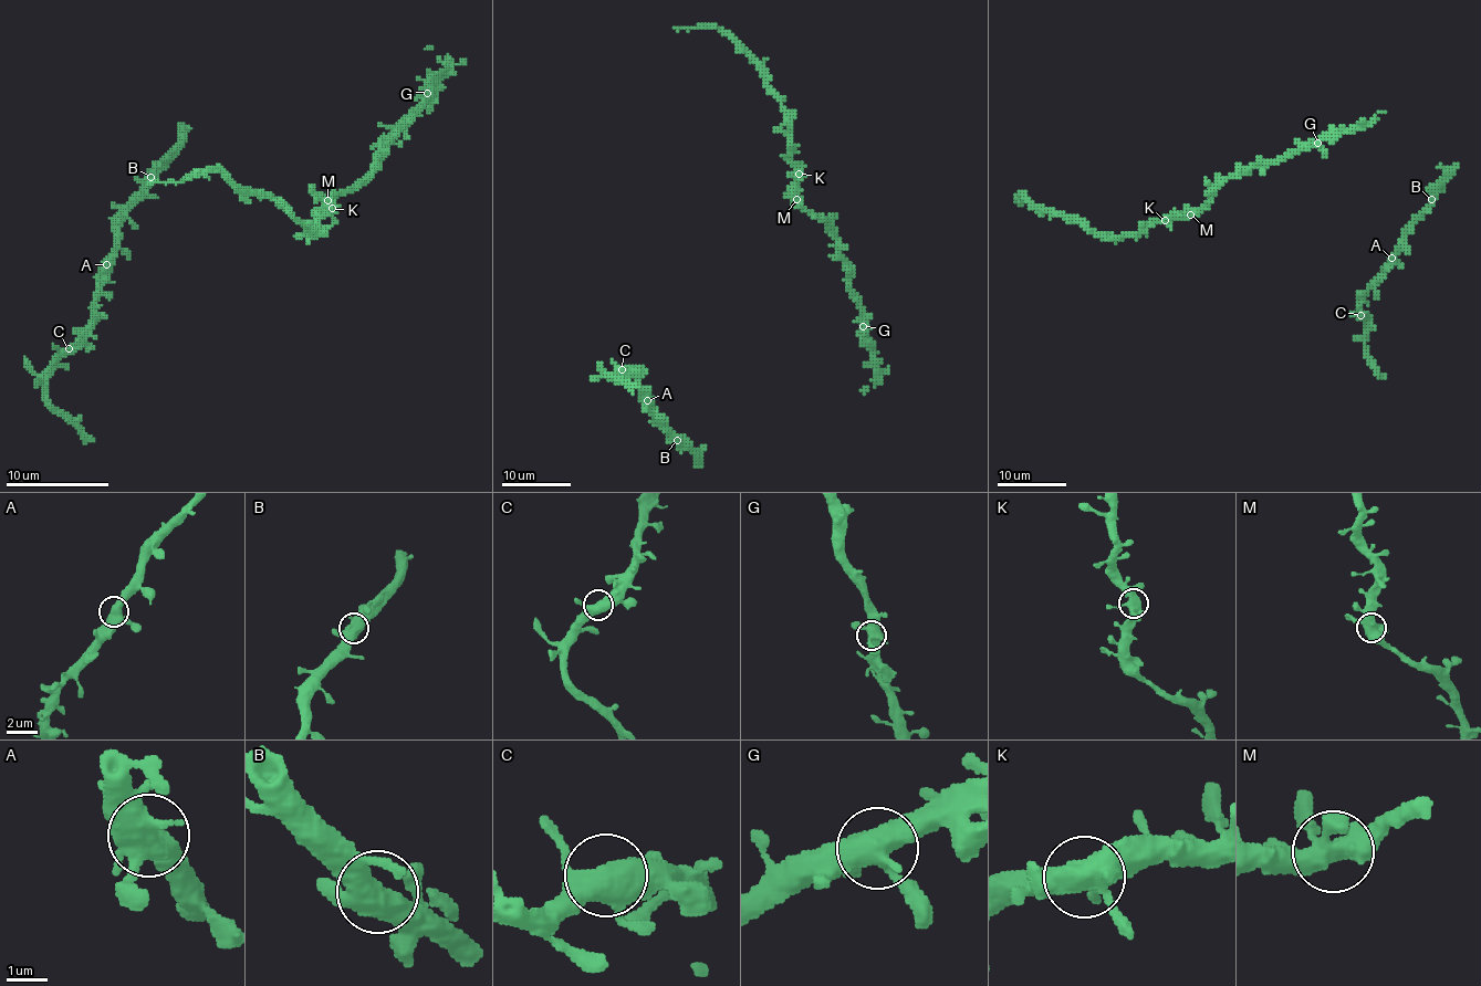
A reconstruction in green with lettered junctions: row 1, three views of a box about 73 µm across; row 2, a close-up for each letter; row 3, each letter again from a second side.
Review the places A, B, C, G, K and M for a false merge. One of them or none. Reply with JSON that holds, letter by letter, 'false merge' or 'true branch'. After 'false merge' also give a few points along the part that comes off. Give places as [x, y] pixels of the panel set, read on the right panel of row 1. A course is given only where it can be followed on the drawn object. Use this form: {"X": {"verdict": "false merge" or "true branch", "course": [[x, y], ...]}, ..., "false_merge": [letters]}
{"A": {"verdict": "true branch"}, "B": {"verdict": "true branch"}, "C": {"verdict": "true branch"}, "G": {"verdict": "true branch"}, "K": {"verdict": "true branch"}, "M": {"verdict": "true branch"}, "false_merge": []}

